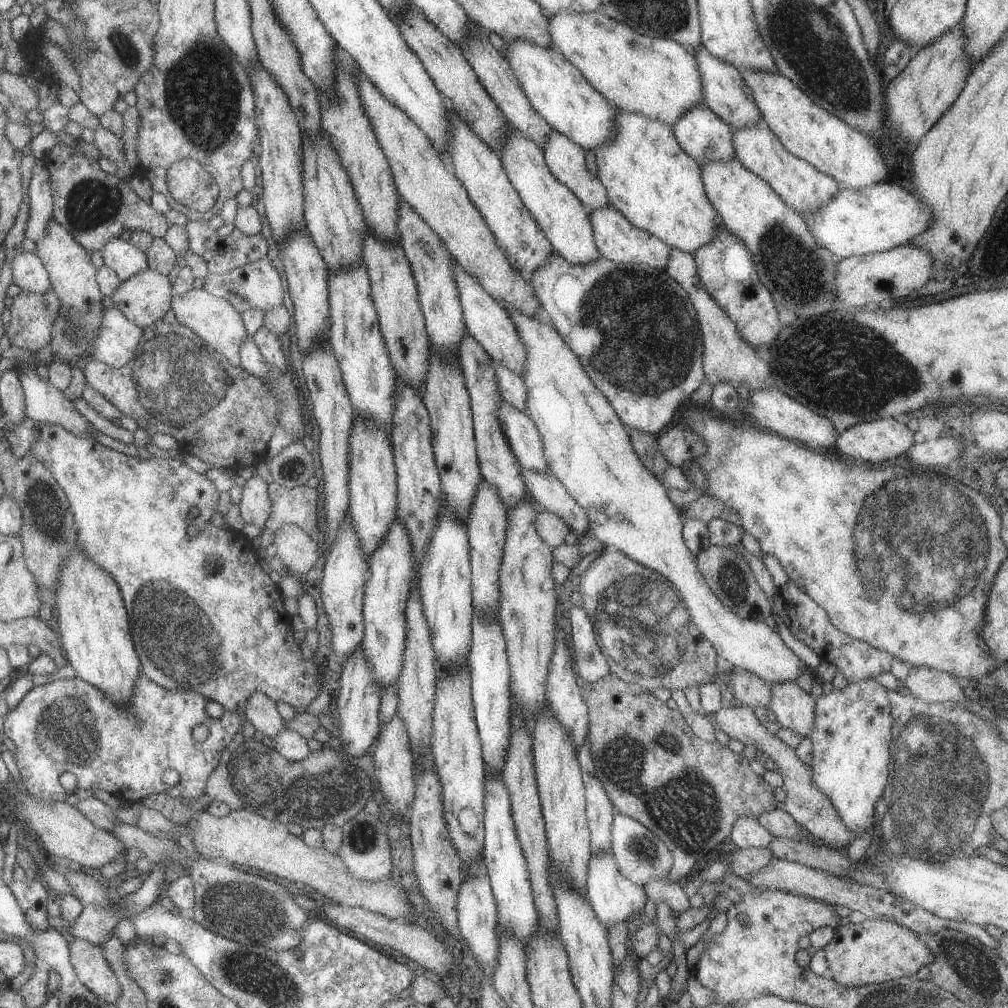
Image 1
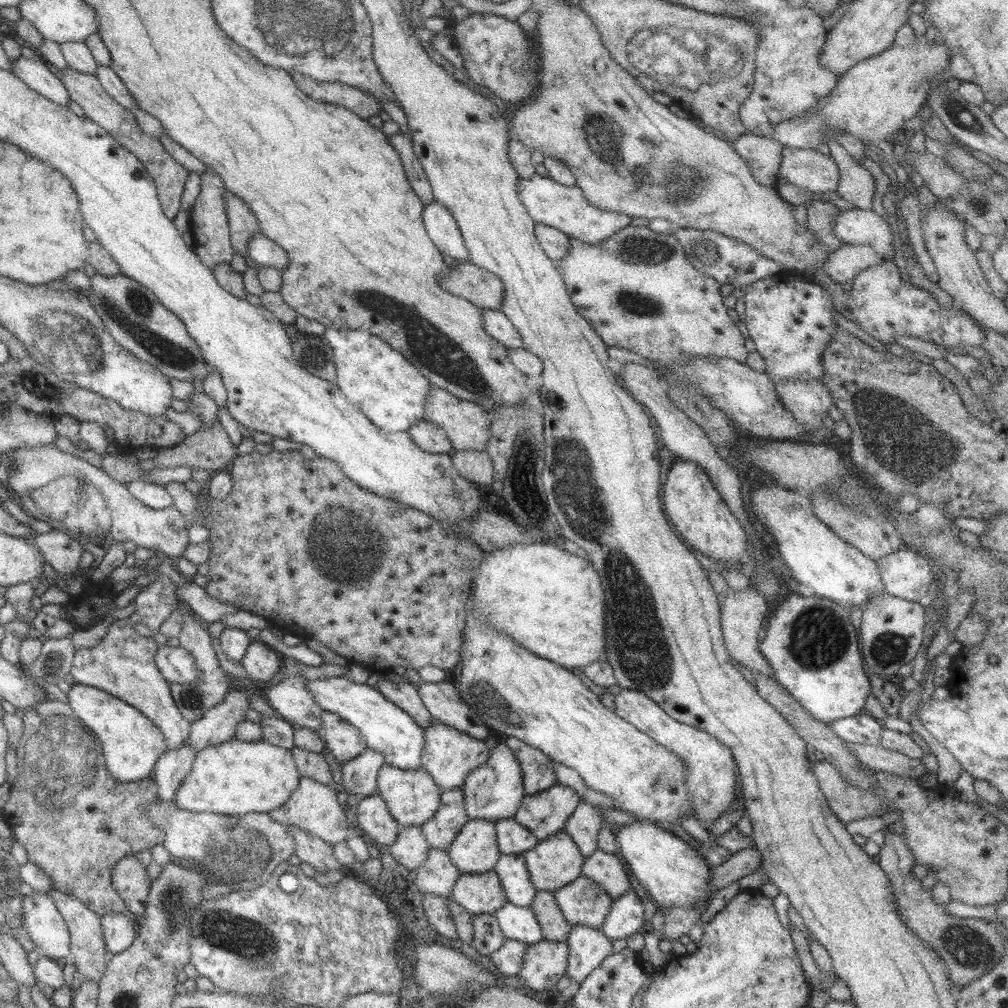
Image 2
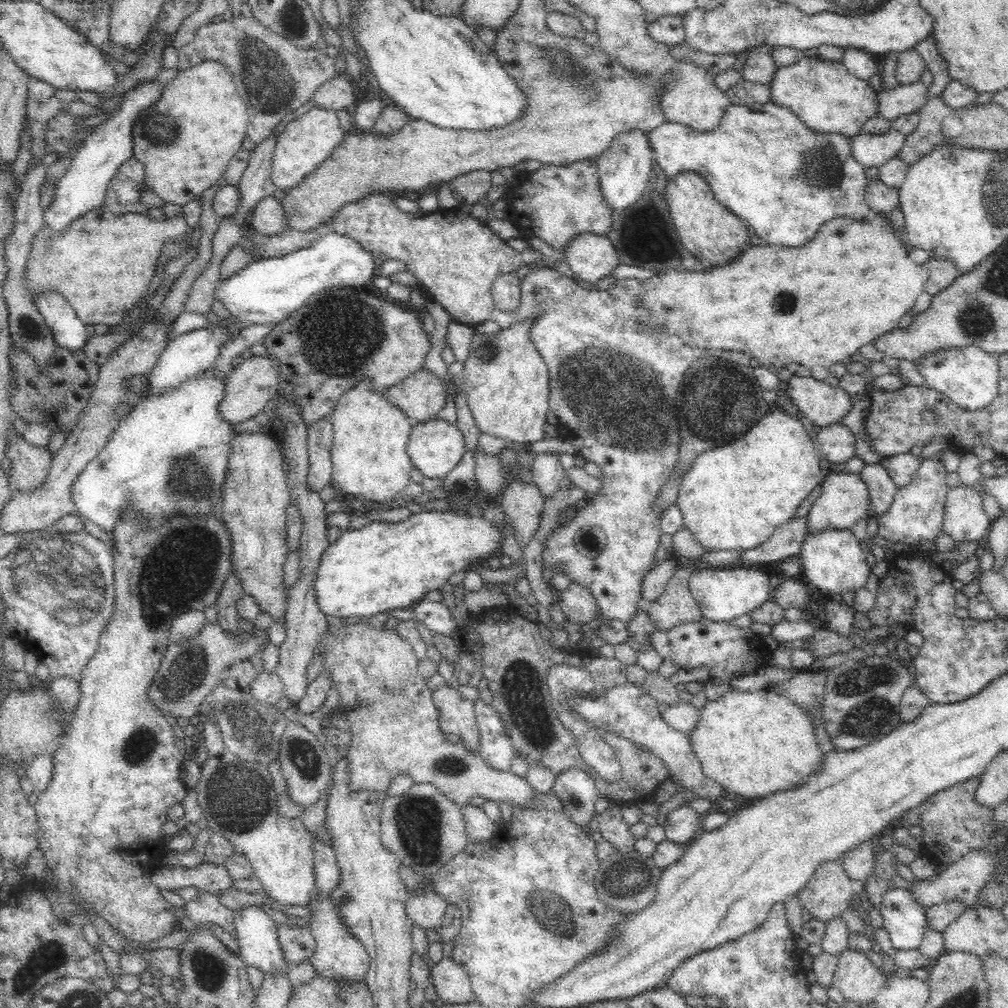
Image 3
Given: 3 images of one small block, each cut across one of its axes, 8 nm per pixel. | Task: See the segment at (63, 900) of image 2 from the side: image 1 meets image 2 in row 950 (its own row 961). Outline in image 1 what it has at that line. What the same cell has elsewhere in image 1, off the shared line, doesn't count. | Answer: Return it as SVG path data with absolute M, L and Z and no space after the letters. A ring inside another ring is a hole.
M75 937L67 941L72 967L80 982L104 1002L116 1005L120 996L120 984L104 958L102 947Z

